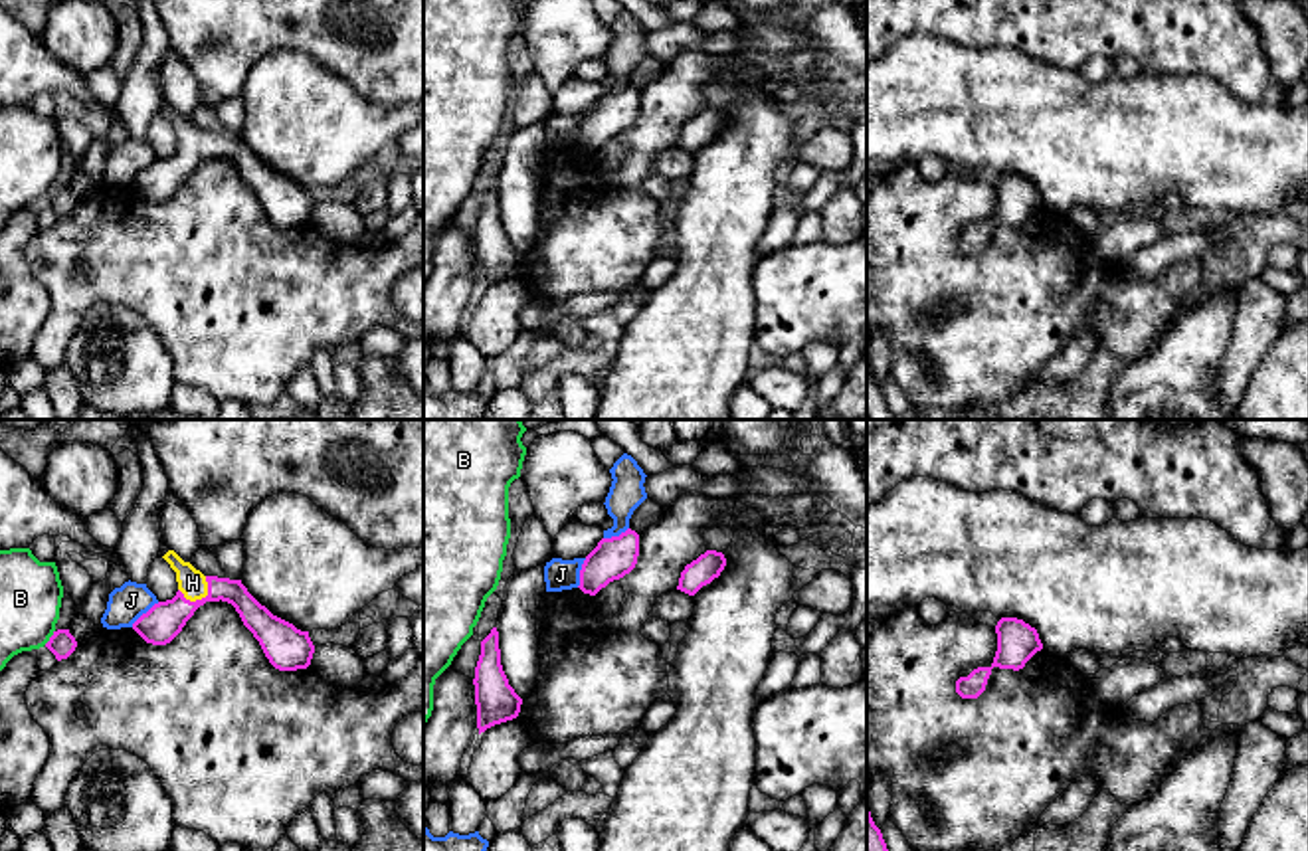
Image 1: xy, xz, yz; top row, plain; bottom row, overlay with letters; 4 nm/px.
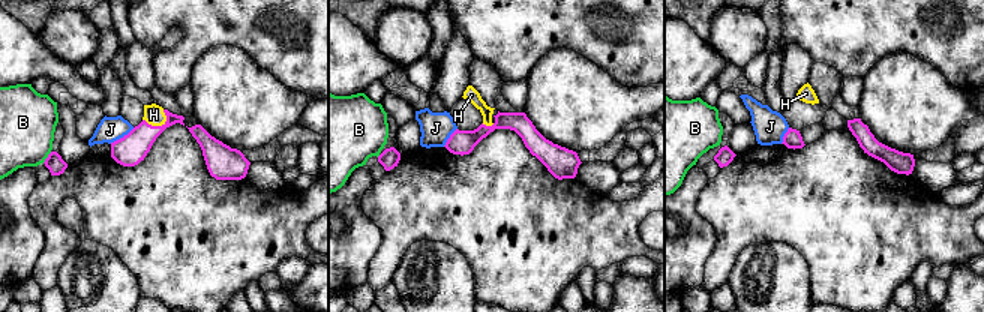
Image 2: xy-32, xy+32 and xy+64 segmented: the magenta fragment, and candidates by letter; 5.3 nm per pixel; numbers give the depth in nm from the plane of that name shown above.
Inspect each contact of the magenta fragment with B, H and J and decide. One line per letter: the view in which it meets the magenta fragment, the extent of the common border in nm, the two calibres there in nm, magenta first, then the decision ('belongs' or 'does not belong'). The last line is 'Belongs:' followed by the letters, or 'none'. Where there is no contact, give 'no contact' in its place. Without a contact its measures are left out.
B: xy | 80 nm | 110/260 nm | does not belong
H: xy | 130 nm | 160/110 nm | belongs
J: xy | 160 nm | 160/150 nm | does not belong
Belongs: H

